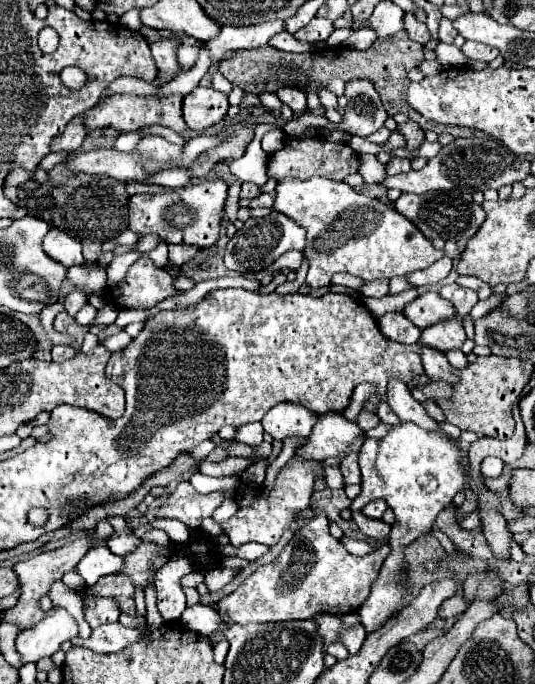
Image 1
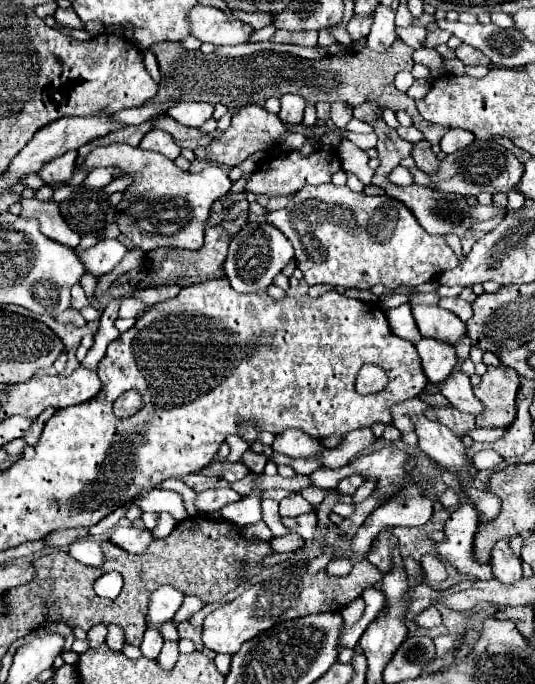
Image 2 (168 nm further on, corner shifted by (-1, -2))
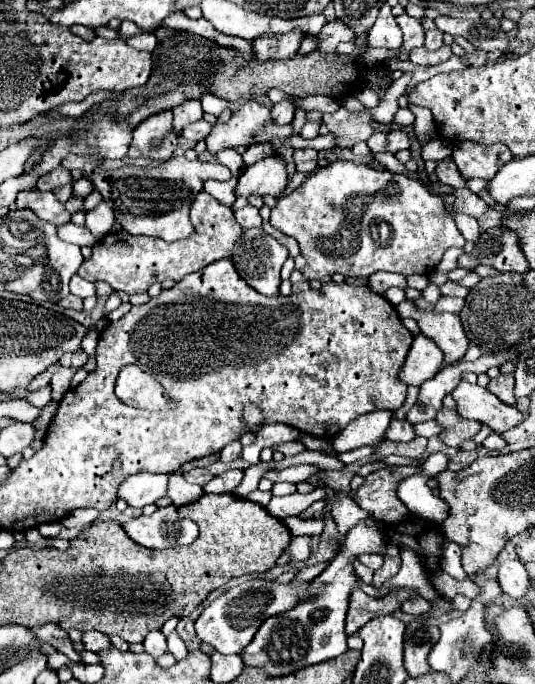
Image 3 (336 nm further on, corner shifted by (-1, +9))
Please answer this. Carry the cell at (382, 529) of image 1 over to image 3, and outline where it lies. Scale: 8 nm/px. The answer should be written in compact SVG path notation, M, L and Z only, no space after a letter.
M385 555L385 563L383 563L381 569L375 571L371 585L373 585L375 589L379 589L385 581L389 581L393 575L397 575L399 567L401 567L401 559L399 559L399 557L387 557L387 555Z

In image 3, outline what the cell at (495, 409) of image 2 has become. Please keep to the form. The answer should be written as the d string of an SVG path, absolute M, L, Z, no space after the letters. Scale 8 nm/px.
M499 375L497 379L491 379L487 389L497 395L503 403L507 405L515 405L515 397L513 397L513 375Z

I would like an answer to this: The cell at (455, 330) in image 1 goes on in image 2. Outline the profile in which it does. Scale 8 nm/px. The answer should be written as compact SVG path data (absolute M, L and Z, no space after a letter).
M421 338L415 348L421 356L423 372L429 382L445 380L445 376L449 376L449 372L457 364L457 352L453 344L431 340L431 338Z

